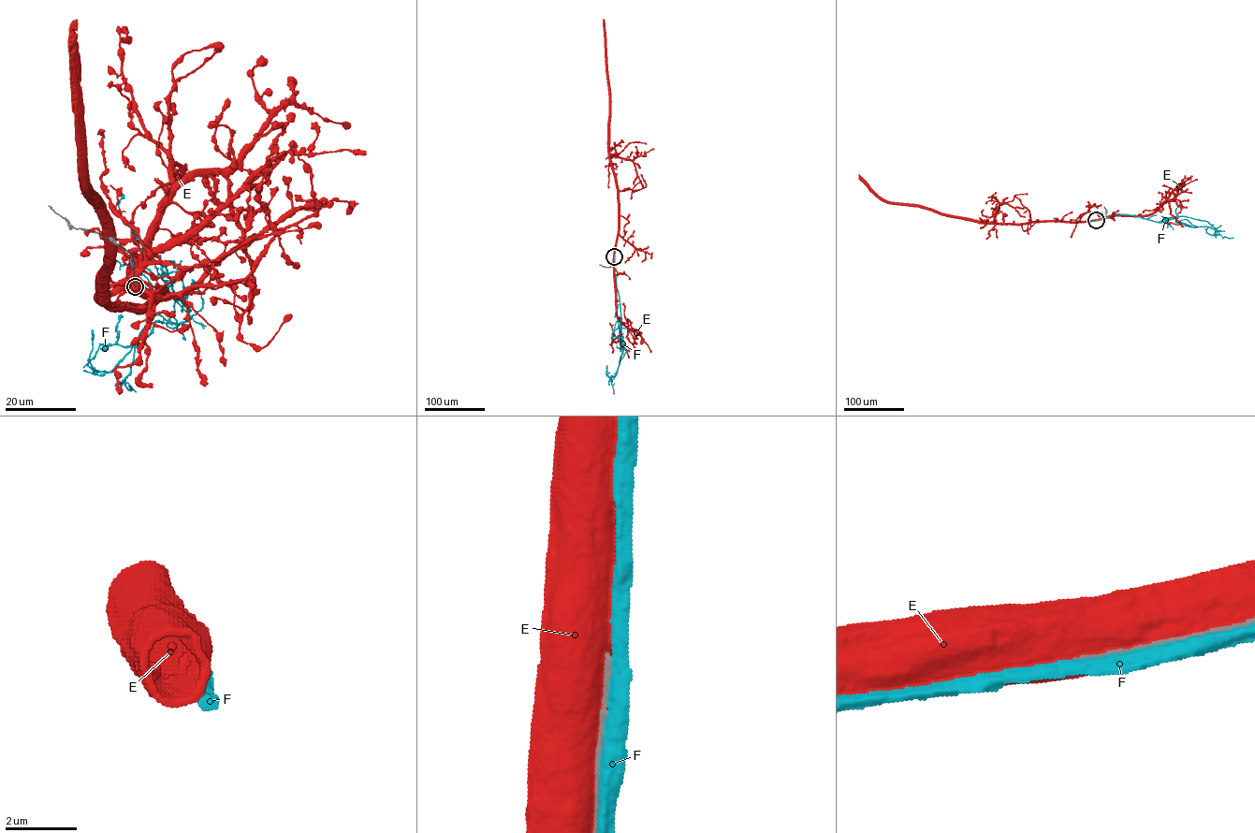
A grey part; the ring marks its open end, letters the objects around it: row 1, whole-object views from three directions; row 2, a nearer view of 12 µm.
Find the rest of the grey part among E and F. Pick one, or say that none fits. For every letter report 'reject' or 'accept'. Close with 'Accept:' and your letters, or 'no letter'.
E: reject
F: reject
Accept: no letter

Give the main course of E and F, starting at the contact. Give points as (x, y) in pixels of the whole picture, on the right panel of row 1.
E: (1097, 220), (997, 223), (941, 214), (918, 207), (888, 203), (859, 174)
F: (1097, 220), (1116, 213), (1159, 222), (1184, 216), (1207, 221), (1218, 233), (1211, 235), (1206, 232), (1207, 227)

